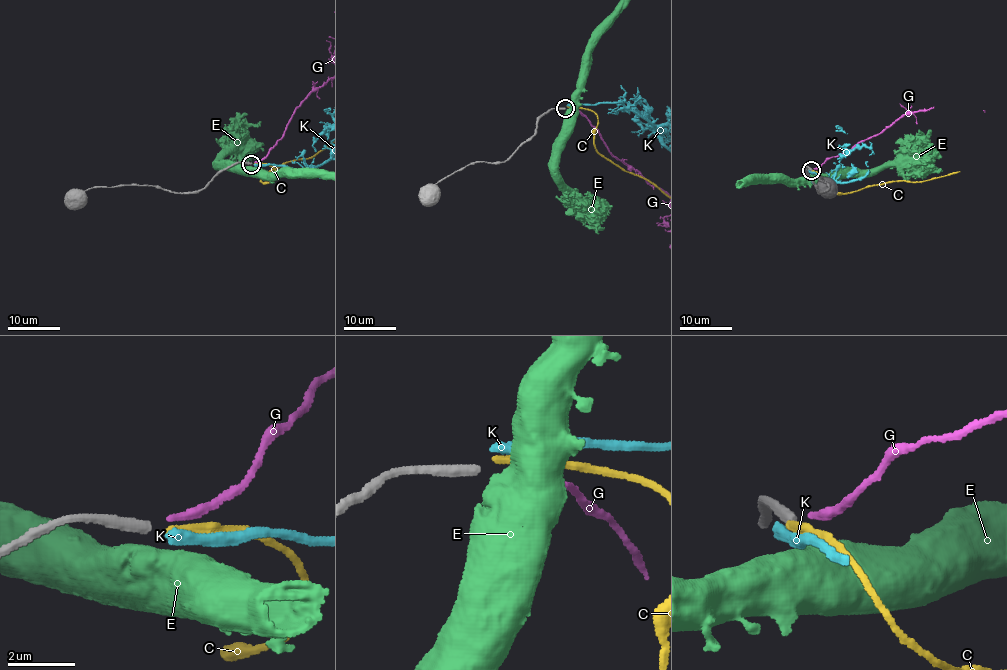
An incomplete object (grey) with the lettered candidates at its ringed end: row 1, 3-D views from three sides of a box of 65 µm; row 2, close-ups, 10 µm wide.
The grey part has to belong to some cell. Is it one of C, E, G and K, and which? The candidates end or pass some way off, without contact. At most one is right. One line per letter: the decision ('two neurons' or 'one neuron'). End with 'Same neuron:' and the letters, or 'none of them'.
C: two neurons
E: two neurons
G: two neurons
K: two neurons
Same neuron: none of them

